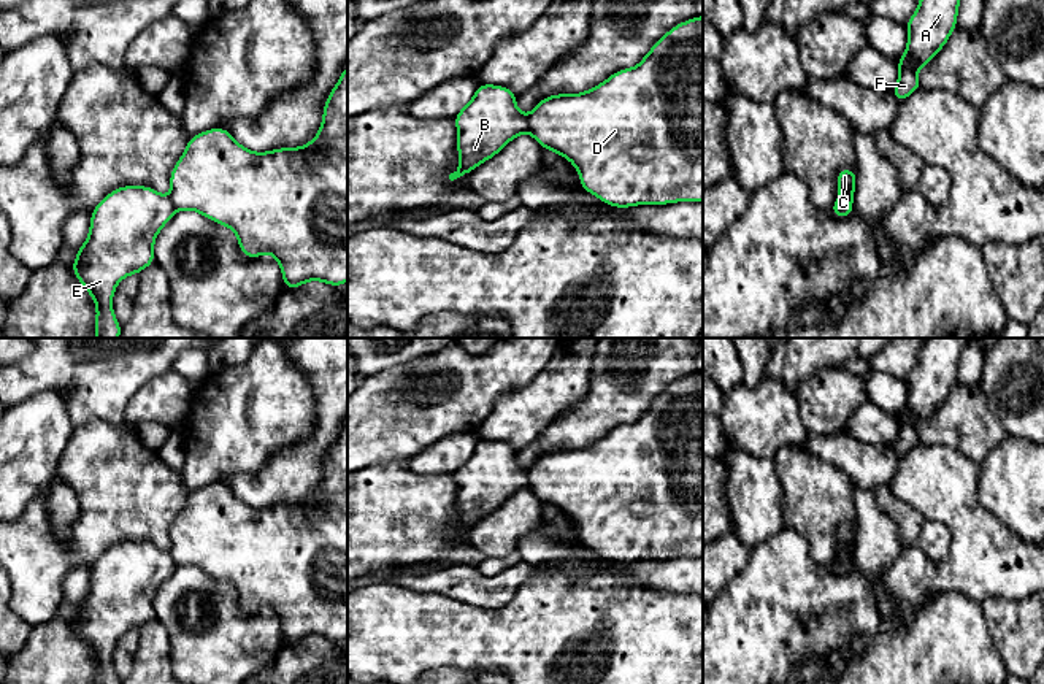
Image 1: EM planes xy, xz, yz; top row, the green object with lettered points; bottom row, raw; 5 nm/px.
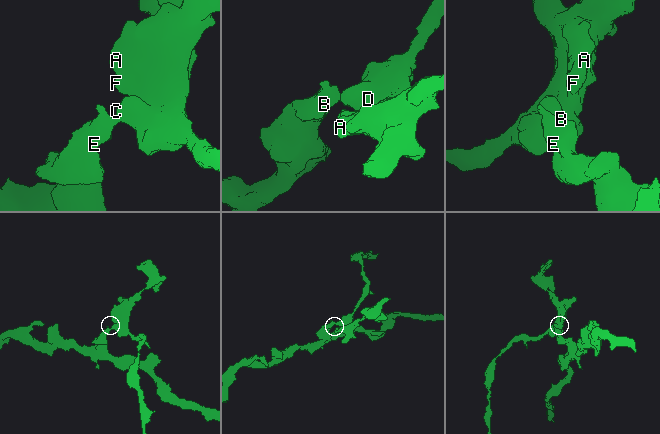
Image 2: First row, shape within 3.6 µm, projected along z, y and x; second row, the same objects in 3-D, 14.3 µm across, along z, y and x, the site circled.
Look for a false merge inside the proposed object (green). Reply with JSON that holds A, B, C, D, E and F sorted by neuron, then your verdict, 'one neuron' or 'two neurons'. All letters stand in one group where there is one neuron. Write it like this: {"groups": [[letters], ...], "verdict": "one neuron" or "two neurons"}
{"groups": [["A", "C", "D", "F"], ["B", "E"]], "verdict": "two neurons"}

